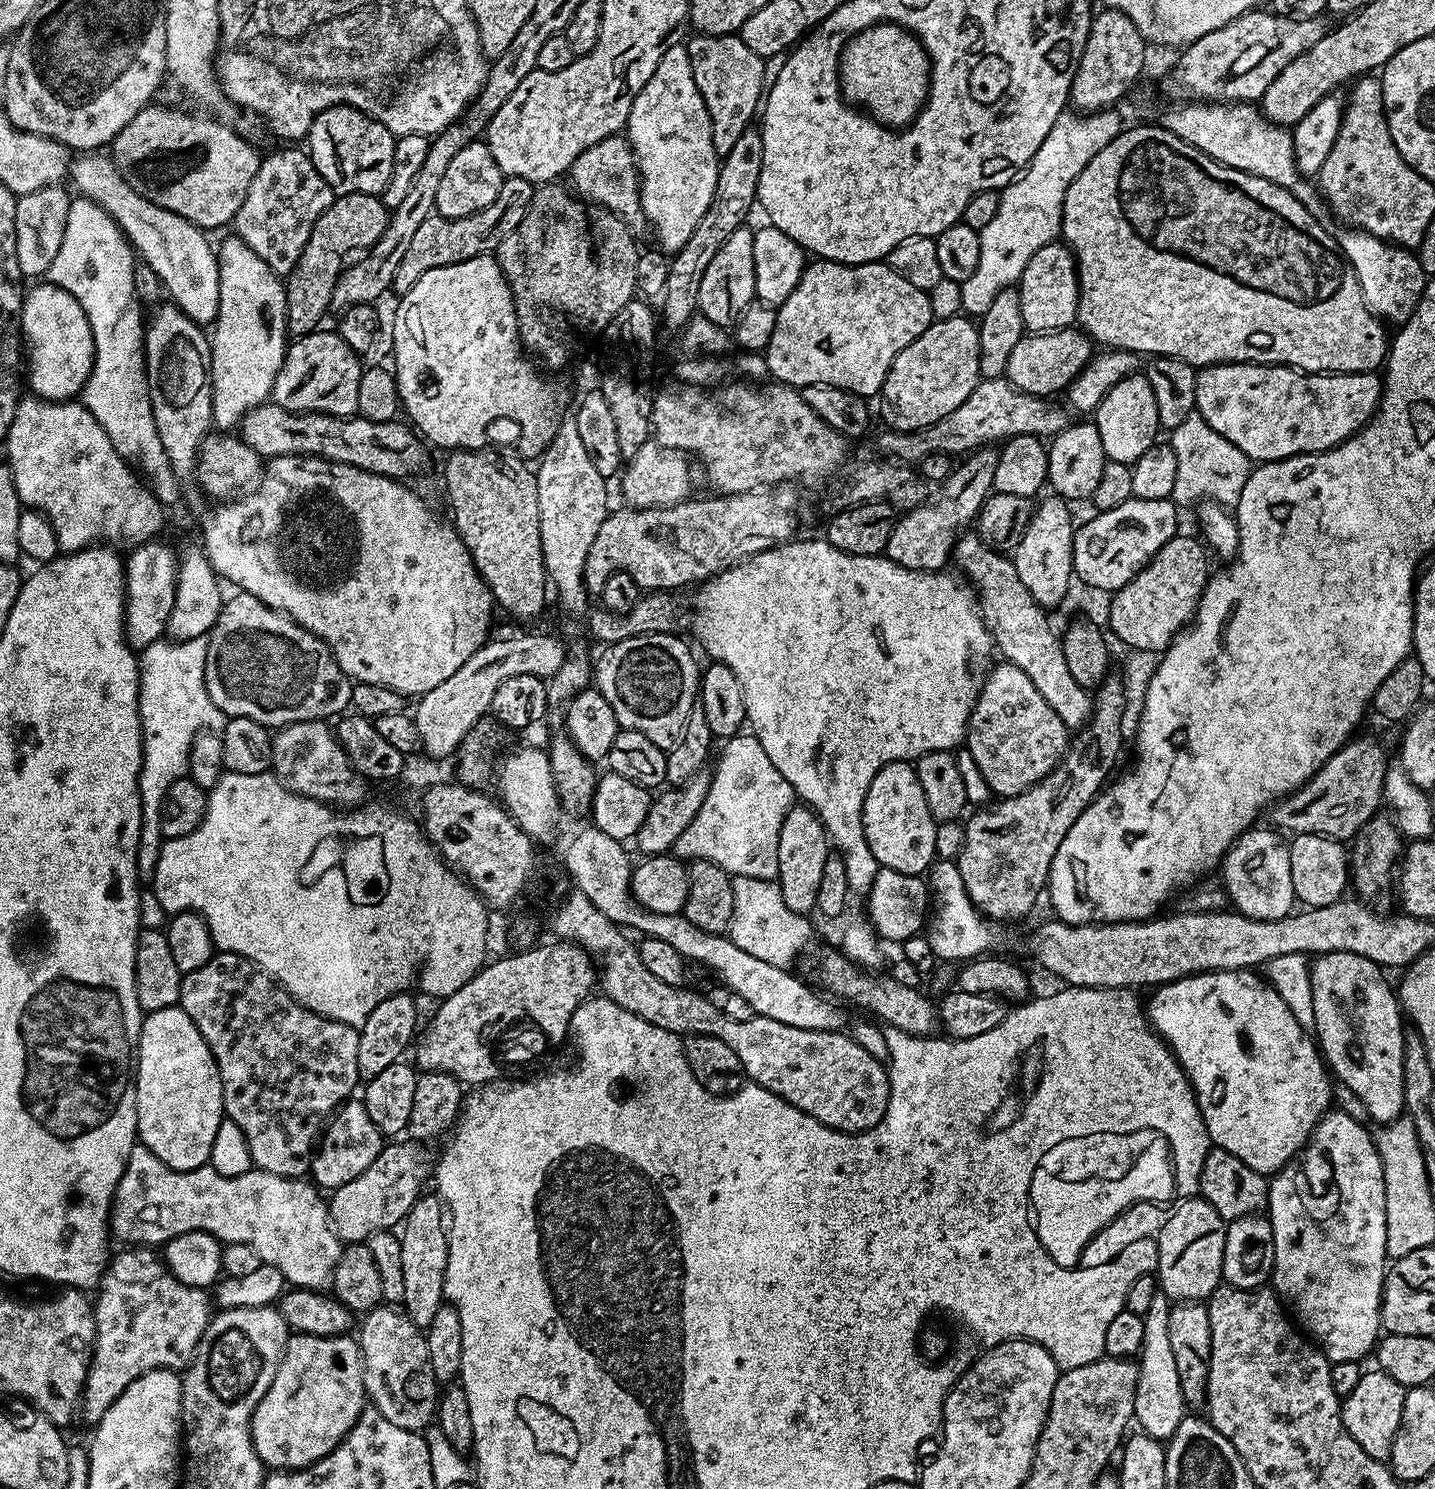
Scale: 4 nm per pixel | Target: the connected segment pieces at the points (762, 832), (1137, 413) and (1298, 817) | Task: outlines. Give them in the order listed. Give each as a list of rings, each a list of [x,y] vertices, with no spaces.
[[[737,734],[727,737],[723,744],[706,798],[694,814],[694,822],[676,840],[675,851],[684,858],[711,858],[732,876],[776,880],[778,834],[782,834],[782,822],[794,807],[792,787],[774,770],[774,762],[756,736]]]
[[[1144,374],[1127,376],[1115,384],[1110,394],[1106,394],[1106,398],[1102,398],[1097,406],[1094,423],[1102,438],[1102,450],[1107,459],[1131,466],[1138,458],[1142,458],[1142,454],[1146,454],[1146,450],[1157,443],[1156,432],[1161,431],[1158,404],[1147,377]]]
[[[1374,737],[1353,738],[1339,748],[1302,787],[1271,805],[1271,823],[1288,834],[1313,832],[1333,838],[1355,837],[1361,826],[1377,813],[1379,808],[1376,807],[1381,807],[1384,778],[1389,767],[1388,752]]]

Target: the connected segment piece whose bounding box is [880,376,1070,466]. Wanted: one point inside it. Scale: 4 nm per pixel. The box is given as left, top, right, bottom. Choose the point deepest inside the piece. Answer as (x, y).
(996, 410)

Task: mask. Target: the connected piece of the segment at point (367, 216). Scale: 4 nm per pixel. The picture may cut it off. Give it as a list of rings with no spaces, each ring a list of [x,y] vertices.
[[[355,192],[336,196],[322,214],[322,218],[318,218],[294,270],[286,277],[288,331],[293,337],[306,336],[321,327],[320,319],[332,308],[334,286],[346,267],[346,261],[349,259],[347,256],[351,252],[359,253],[361,250],[372,248],[374,242],[382,238],[389,215],[390,210],[380,196]]]

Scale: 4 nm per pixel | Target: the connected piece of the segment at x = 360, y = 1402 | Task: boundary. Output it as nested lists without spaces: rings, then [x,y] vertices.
[[[289,1335],[288,1345],[276,1367],[274,1378],[252,1415],[252,1445],[265,1469],[309,1468],[342,1443],[365,1407],[364,1365],[360,1363],[359,1343],[351,1335]]]

